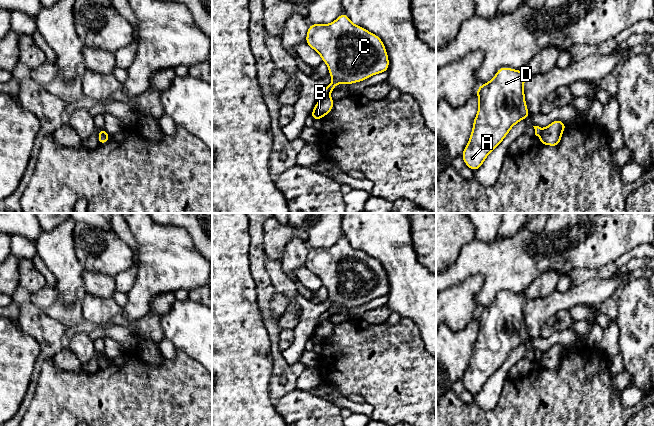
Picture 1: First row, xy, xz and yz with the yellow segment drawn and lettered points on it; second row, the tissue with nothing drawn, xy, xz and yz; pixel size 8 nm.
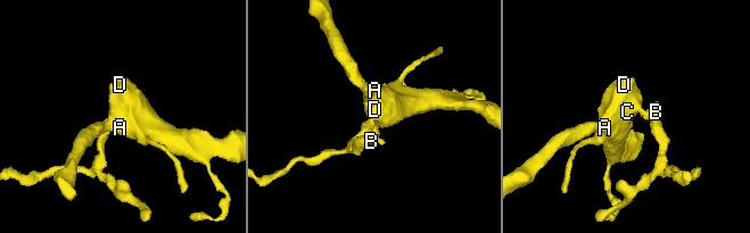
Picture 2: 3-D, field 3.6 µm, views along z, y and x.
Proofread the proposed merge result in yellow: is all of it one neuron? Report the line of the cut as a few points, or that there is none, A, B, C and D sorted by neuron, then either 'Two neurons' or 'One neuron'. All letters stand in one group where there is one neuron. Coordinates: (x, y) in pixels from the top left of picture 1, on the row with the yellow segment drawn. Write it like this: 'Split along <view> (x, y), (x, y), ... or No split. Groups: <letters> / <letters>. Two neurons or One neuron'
Split along yz (543, 129), (541, 136). Groups: A C D / B. Two neurons

